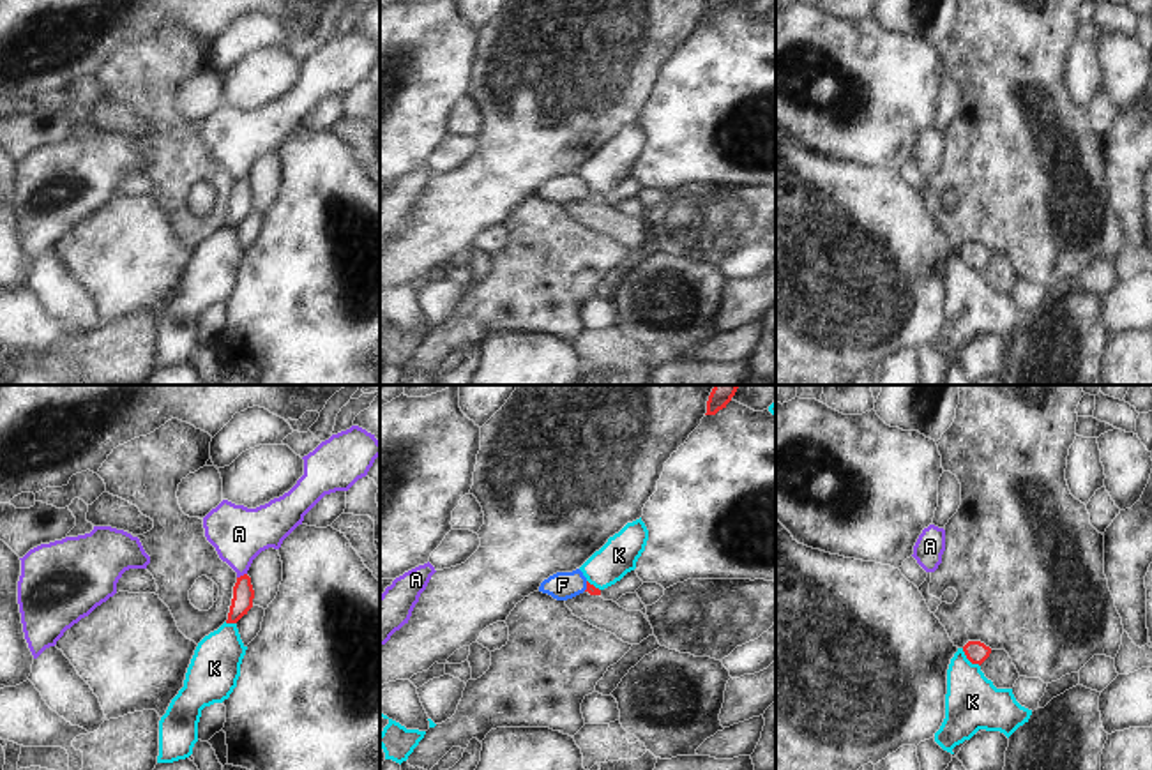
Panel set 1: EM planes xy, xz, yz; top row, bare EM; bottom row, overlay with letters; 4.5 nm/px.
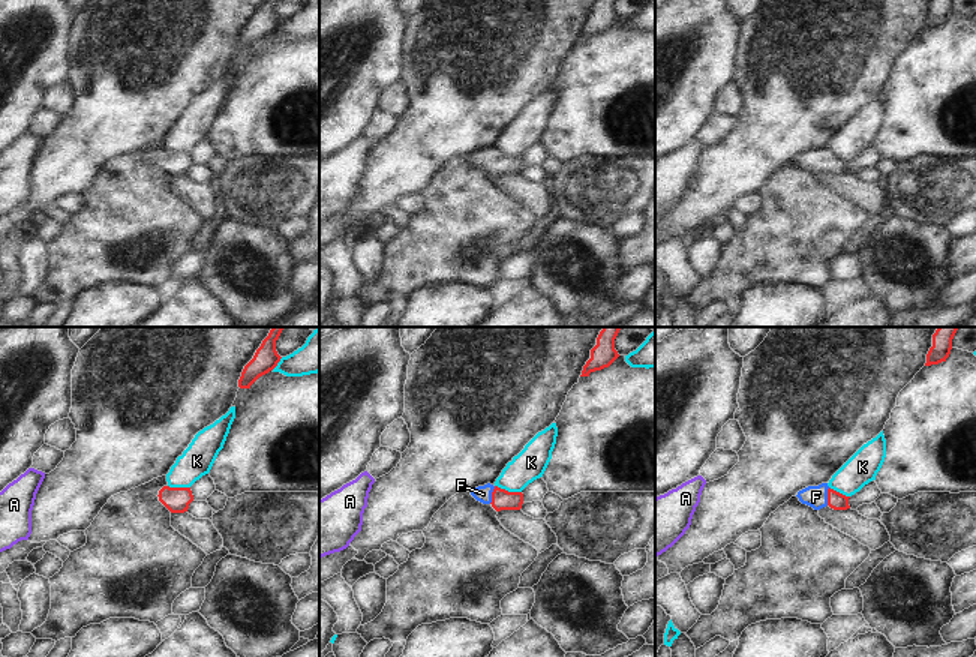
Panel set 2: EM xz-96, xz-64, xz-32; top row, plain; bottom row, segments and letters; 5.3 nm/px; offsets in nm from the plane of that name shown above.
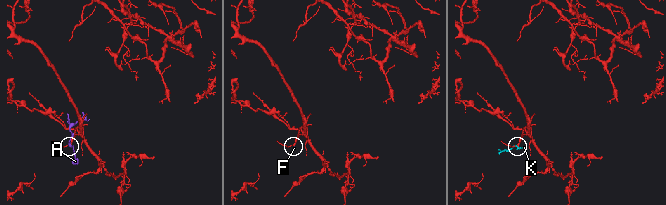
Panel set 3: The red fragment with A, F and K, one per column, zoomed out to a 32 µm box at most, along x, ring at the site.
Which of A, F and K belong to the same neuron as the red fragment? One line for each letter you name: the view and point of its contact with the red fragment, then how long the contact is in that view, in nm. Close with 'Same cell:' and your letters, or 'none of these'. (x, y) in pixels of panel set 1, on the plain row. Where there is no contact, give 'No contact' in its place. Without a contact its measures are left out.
F: Touches red at xz (587, 191). Shared border 50 nm
Same cell: F.

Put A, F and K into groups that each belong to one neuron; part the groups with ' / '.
A / F / K

